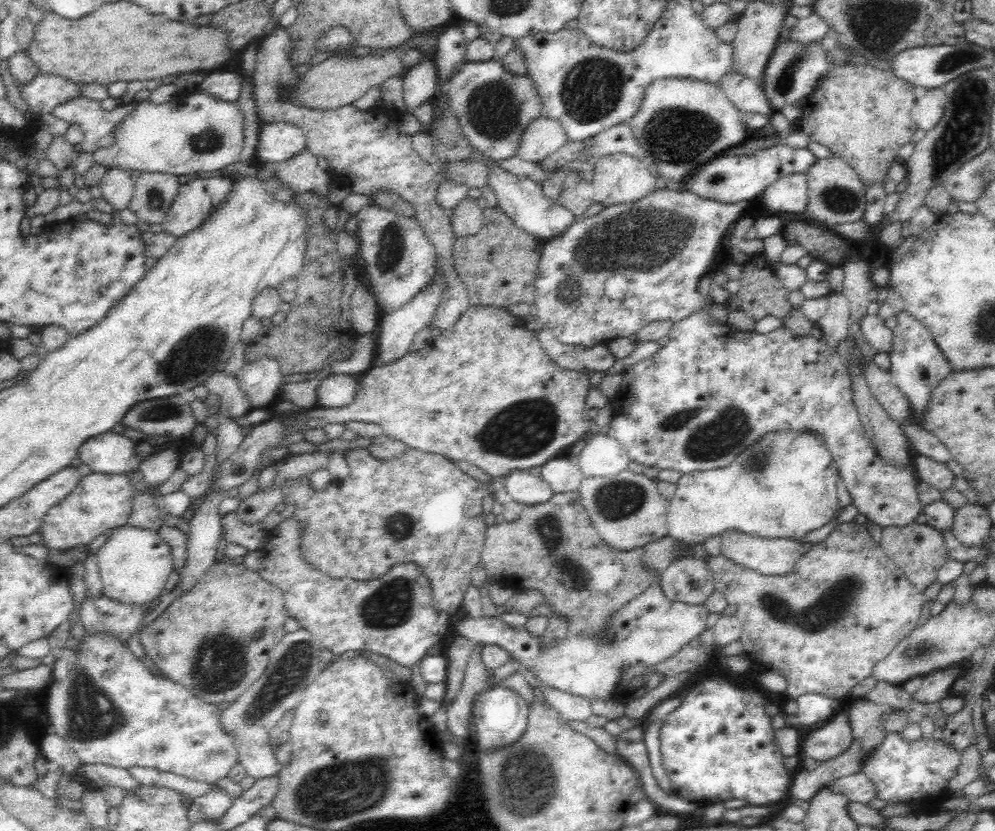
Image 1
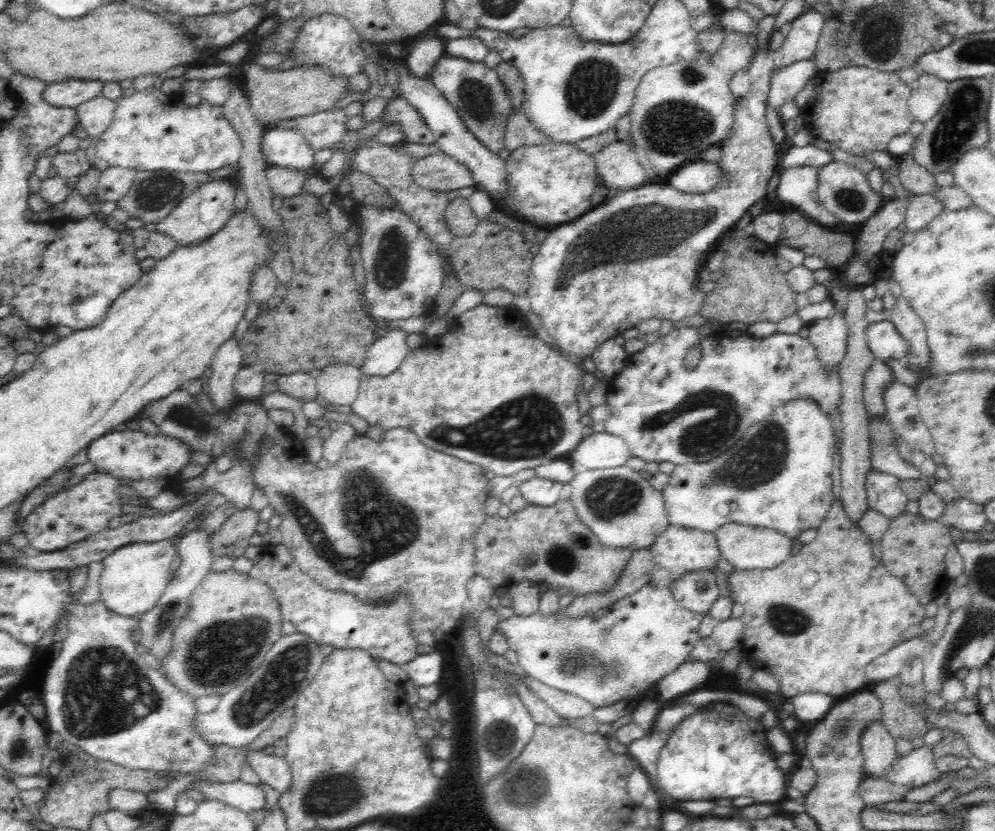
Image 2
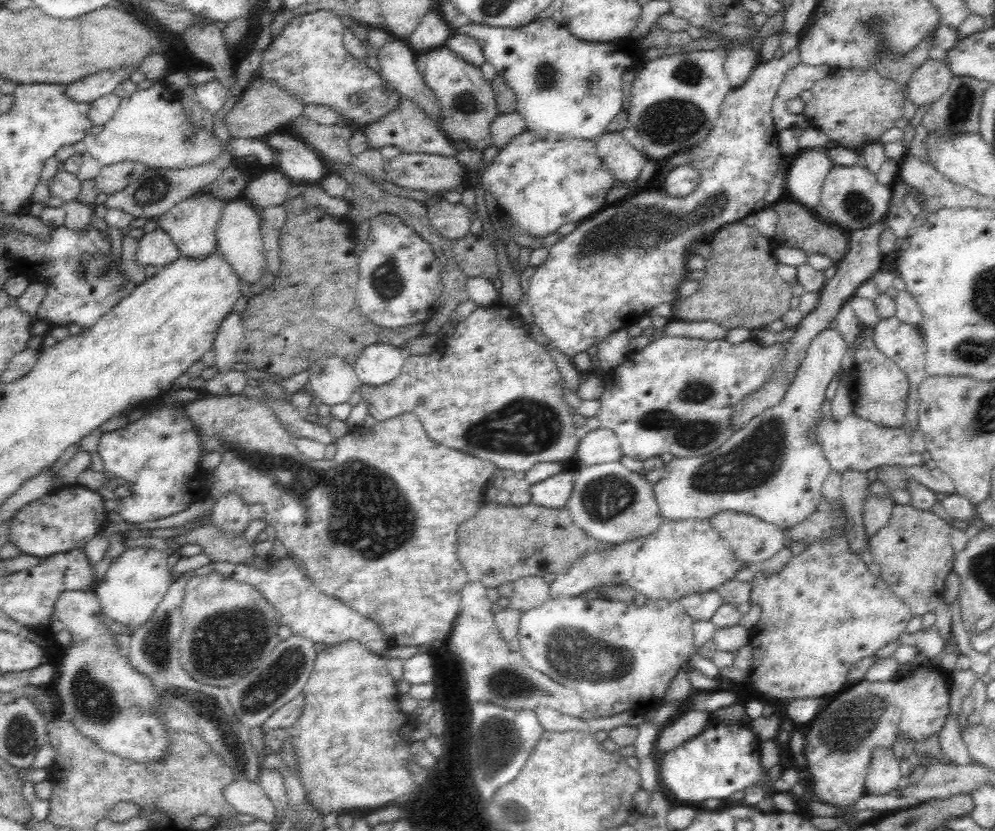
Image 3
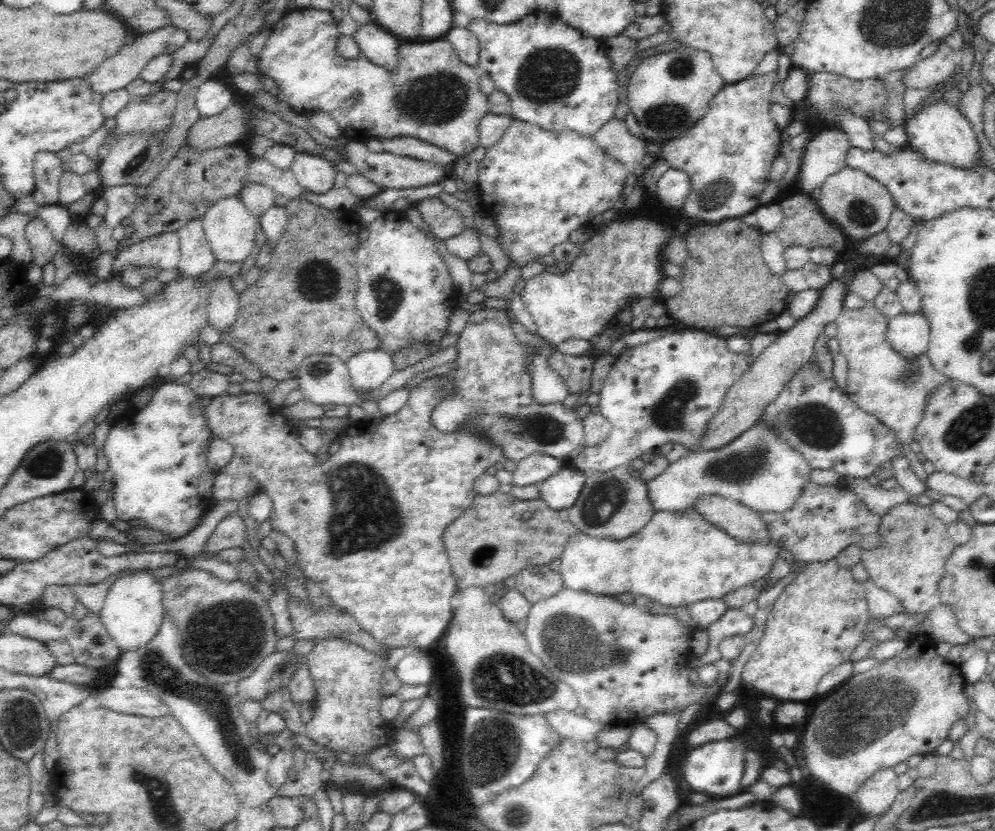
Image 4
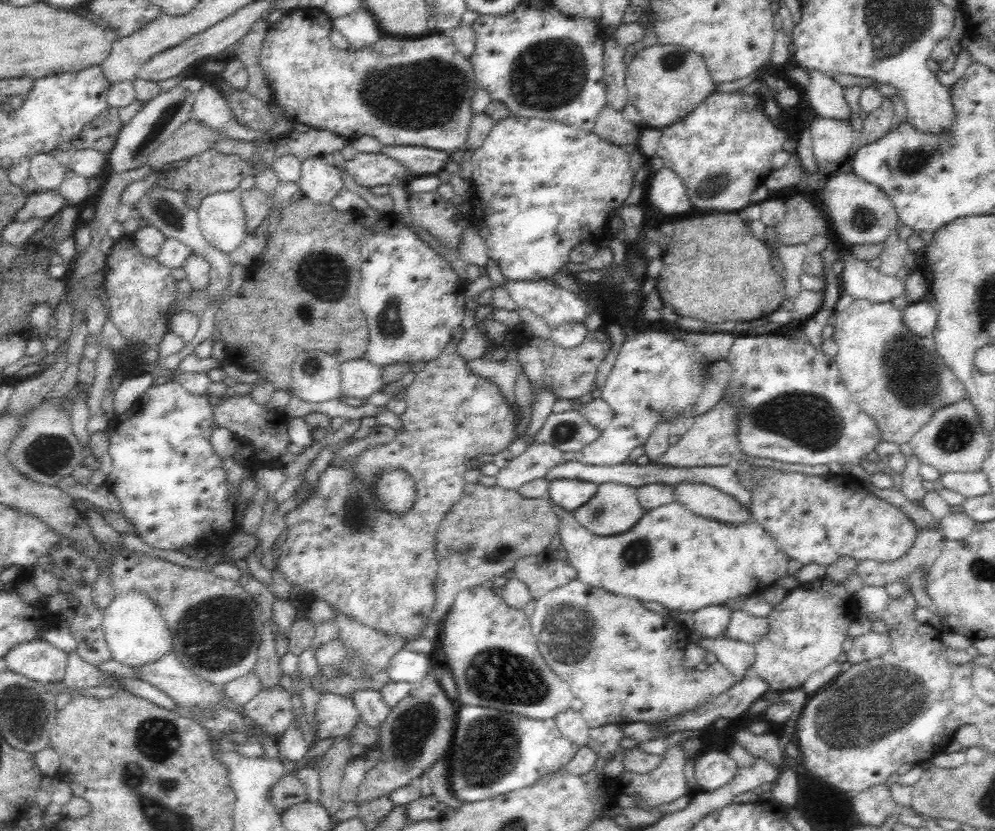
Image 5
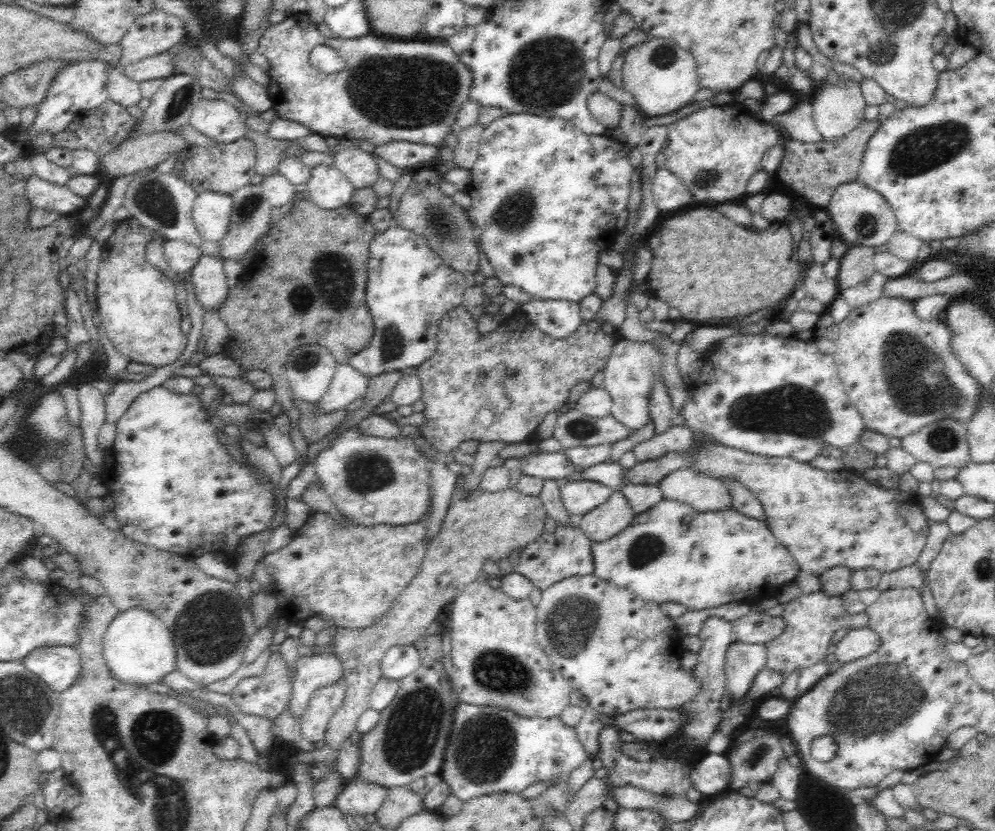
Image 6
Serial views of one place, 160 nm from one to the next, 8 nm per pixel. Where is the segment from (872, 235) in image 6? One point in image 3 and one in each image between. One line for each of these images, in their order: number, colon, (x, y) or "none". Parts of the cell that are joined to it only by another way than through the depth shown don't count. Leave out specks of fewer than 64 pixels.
3: (854, 197)
4: (861, 206)
5: (859, 212)

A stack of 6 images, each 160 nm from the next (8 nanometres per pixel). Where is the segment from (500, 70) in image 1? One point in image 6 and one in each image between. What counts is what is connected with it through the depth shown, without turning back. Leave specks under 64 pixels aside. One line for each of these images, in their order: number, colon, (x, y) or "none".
2: (475, 91)
3: (468, 106)
4: (434, 96)
5: (404, 91)
6: (391, 90)

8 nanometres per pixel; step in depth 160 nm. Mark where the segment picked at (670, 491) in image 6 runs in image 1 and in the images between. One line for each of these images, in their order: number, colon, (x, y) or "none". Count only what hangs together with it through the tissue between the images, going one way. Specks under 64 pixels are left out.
1: (767, 556)
2: (743, 547)
3: (753, 542)
4: (746, 526)
5: (703, 500)

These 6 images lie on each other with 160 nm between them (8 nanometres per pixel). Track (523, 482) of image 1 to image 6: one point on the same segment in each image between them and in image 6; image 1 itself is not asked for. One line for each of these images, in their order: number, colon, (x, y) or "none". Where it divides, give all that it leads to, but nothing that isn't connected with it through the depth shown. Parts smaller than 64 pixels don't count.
2: (540, 492)
3: (553, 492)
4: (560, 491)
5: (569, 494)
6: (579, 496)

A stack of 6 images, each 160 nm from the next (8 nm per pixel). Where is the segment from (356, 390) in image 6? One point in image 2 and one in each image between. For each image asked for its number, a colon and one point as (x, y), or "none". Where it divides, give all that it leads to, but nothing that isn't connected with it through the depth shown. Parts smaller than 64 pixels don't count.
2: (383, 356)
3: (379, 363)
4: (368, 369)
5: (359, 378)

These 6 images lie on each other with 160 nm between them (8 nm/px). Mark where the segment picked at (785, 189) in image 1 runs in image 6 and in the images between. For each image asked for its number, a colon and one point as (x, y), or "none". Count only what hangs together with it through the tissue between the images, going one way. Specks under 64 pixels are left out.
2: (797, 186)
3: (805, 174)
4: (825, 154)
5: (832, 140)
6: (837, 110)

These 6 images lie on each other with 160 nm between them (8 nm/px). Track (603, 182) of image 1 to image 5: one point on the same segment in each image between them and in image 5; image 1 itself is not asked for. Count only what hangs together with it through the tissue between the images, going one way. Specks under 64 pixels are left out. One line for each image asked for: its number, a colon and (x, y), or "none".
2: (618, 166)
3: (624, 162)
4: (614, 138)
5: (610, 125)

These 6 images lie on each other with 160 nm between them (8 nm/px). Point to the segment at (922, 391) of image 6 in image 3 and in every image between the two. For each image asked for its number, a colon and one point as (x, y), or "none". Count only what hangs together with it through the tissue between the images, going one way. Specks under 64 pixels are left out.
3: (878, 388)
4: (894, 390)
5: (898, 379)

